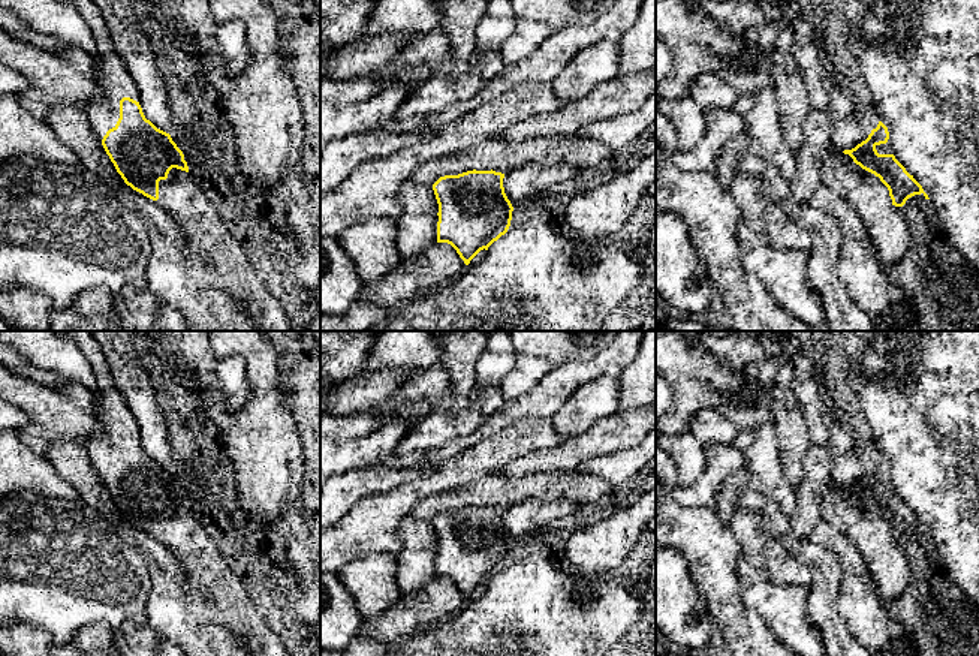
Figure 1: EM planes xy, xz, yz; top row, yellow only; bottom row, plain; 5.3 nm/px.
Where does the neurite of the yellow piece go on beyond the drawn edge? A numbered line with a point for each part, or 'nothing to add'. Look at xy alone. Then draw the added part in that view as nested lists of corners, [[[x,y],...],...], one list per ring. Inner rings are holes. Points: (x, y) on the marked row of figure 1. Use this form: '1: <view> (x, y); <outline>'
1: xy (116, 83); [[[69,0],[87,21],[96,40],[96,79],[102,97],[85,108],[94,133],[103,139],[106,132],[115,127],[120,118],[120,100],[130,97],[139,100],[139,91],[129,75],[124,61],[112,48],[103,16],[93,0]]]
2: xy (205, 234); [[[172,168],[168,178],[159,181],[156,204],[172,214],[189,252],[213,265],[214,279],[248,310],[260,331],[292,331],[281,304],[189,172]]]

